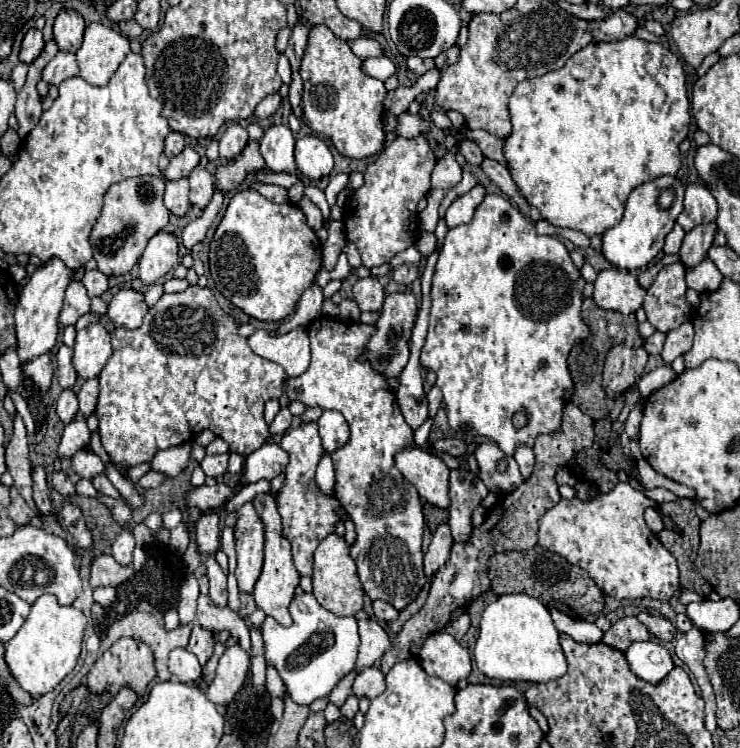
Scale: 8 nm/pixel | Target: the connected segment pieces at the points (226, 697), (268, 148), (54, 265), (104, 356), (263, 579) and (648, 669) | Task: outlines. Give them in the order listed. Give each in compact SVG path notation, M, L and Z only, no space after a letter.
M237 644L229 646L219 660L215 680L207 688L207 698L219 706L229 704L243 686L249 672L249 664L249 656Z
M269 126L259 142L259 152L271 172L297 172L293 148L295 138L287 126Z
M53 258L41 266L37 266L37 270L31 274L31 280L23 286L21 290L21 298L17 302L17 310L15 310L15 328L17 328L17 340L19 340L19 360L27 362L33 360L45 352L49 352L55 342L57 342L57 334L59 334L59 312L63 306L63 296L67 286L73 280L75 270L67 268L63 264L63 260Z
M89 324L77 332L73 352L73 366L77 374L85 380L95 378L113 354L111 336L101 324Z
M259 494L253 500L253 504L265 522L265 562L263 562L263 572L253 588L253 598L255 598L255 604L267 616L273 616L281 626L289 626L293 620L291 620L287 608L289 608L289 602L293 600L293 592L299 584L299 574L297 574L297 570L293 566L293 558L291 558L291 544L281 534L281 516L277 512L275 498L271 494Z
M653 640L633 642L627 648L625 658L631 666L631 672L651 684L661 682L673 668L673 660L667 648Z

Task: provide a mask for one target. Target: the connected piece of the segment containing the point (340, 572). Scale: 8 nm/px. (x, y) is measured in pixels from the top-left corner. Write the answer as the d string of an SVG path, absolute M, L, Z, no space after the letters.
M331 532L325 540L319 542L315 556L313 556L313 596L317 596L317 602L337 614L337 616L355 616L363 608L365 592L361 588L361 582L357 578L357 566L355 560L349 556L349 546L343 536L337 532Z

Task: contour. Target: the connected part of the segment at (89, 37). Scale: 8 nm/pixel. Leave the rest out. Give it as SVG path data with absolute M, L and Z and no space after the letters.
M93 22L87 26L83 46L77 50L79 76L93 86L105 86L129 52L125 36L101 22Z

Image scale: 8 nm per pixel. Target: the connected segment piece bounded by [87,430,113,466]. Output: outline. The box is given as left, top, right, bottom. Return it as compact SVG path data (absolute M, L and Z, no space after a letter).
M95 430L95 432L91 432L91 440L89 440L89 444L87 444L87 450L89 452L93 452L93 454L97 454L101 460L103 460L103 464L105 466L111 466L113 462L111 462L111 458L107 456L107 452L103 450L103 446L101 446L101 440L99 440L99 432Z

